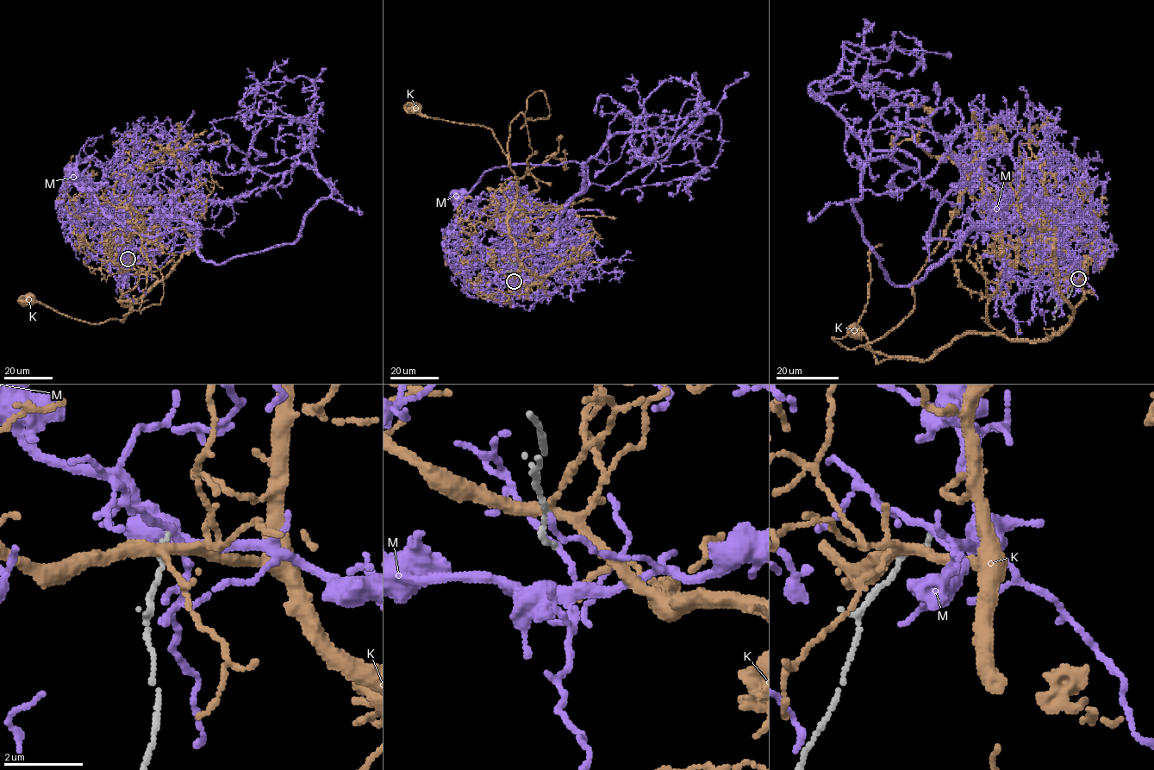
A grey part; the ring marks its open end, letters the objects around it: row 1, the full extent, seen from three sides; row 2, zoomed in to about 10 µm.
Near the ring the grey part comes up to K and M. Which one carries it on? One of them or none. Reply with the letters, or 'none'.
none

